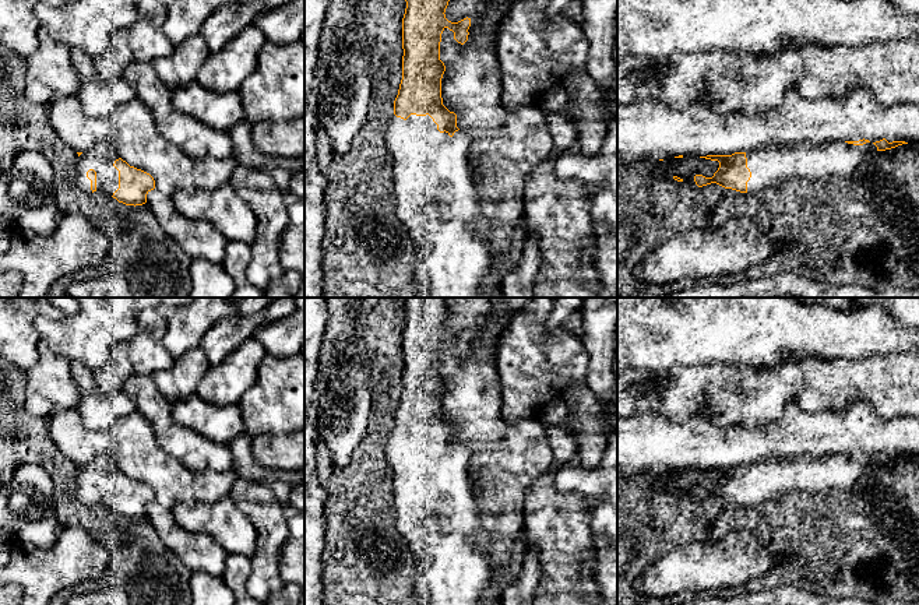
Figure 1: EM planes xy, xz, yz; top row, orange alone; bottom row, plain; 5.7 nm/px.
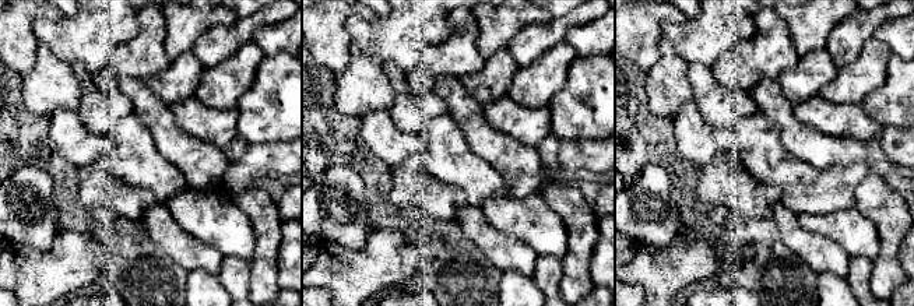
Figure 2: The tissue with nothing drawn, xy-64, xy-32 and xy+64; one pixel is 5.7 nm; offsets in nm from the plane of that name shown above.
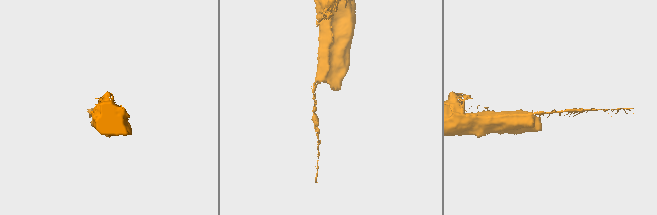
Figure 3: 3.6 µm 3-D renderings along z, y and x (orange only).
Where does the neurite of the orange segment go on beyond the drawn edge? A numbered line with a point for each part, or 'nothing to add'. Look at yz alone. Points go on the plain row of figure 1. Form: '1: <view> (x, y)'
1: yz (775, 475)

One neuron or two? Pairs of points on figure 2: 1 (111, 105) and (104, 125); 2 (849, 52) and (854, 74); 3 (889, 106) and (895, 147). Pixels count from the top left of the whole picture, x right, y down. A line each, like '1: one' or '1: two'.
1: one
2: two
3: two

